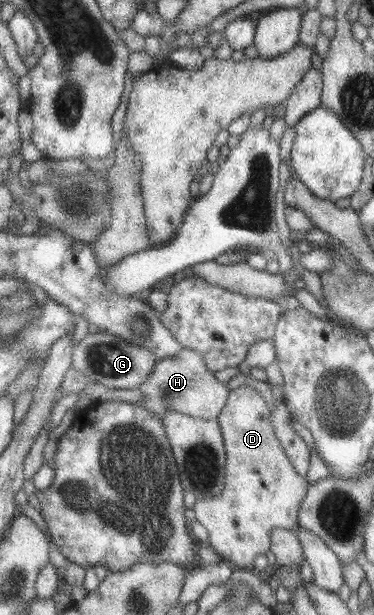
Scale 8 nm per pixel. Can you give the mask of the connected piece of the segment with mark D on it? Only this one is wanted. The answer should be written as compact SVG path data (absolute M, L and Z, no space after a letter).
M248 384L239 385L229 392L226 405L217 417L225 447L226 464L224 465L224 490L222 494L197 500L194 505L196 520L206 529L209 536L209 547L235 569L252 570L257 557L268 553L270 534L277 528L294 530L299 528L298 510L302 500L306 498L309 483L290 465L278 438L274 435L270 423L270 409L263 395Z

